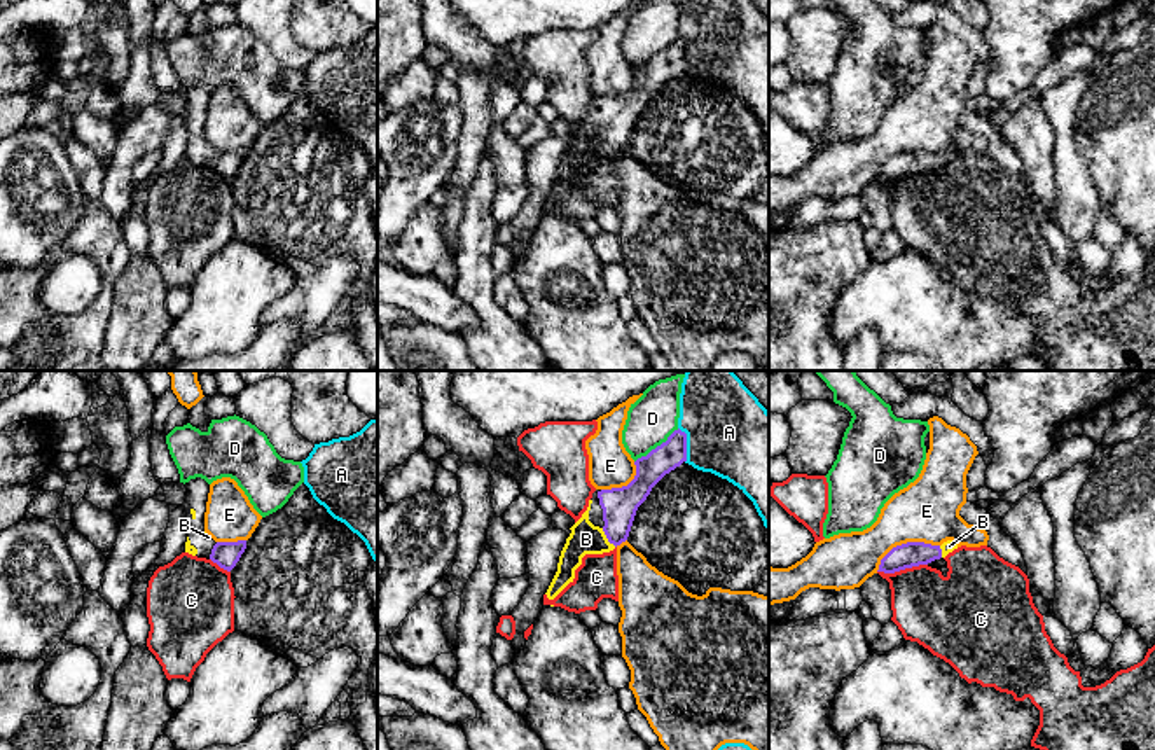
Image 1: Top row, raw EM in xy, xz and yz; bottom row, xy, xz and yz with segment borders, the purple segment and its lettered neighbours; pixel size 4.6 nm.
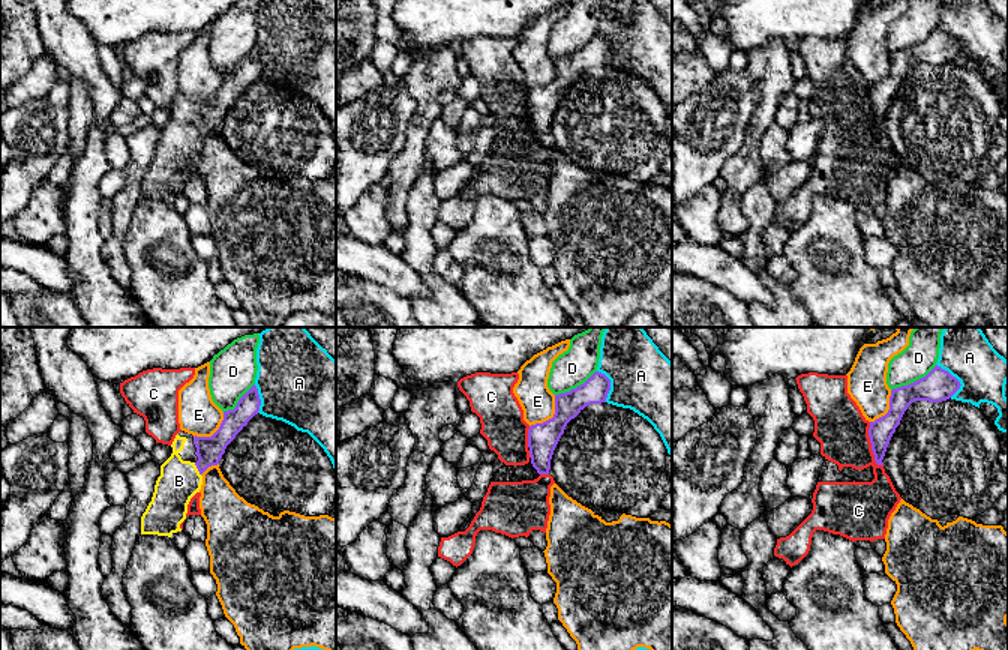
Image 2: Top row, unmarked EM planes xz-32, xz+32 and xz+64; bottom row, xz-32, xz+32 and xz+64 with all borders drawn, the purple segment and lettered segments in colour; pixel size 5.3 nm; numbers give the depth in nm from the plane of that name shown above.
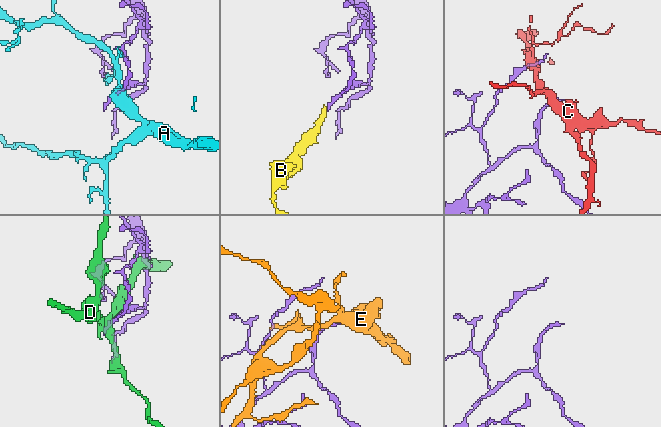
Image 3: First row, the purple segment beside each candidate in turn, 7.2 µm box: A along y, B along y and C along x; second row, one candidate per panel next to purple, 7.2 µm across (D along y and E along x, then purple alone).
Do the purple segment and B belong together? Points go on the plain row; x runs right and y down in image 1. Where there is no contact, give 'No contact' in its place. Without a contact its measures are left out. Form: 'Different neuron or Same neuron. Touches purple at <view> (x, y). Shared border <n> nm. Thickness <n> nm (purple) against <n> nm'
Same neuron. Touches purple at xz (607, 145). Shared border 110 nm. Thickness 160 nm (purple) against 140 nm

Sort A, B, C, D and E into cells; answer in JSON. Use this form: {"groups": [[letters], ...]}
{"groups": [["A"], ["B"], ["C"], ["D"], ["E"]]}

